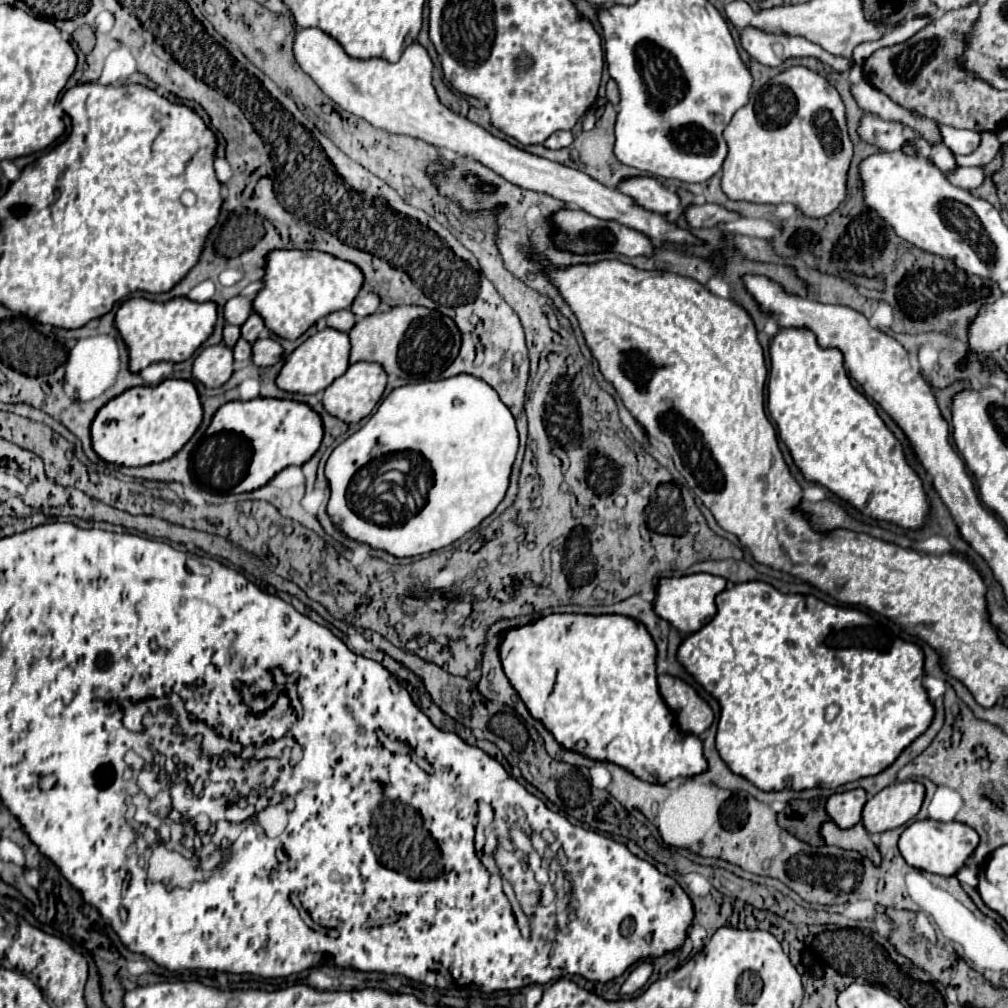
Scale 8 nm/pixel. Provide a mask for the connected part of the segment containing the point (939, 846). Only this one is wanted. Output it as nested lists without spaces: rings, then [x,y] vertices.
[[[918,820],[902,832],[902,836],[898,840],[898,848],[900,848],[902,858],[912,868],[940,874],[940,876],[954,876],[958,872],[958,868],[966,862],[966,858],[974,852],[974,848],[978,846],[978,840],[980,838],[978,838],[976,830],[972,830],[966,824]]]

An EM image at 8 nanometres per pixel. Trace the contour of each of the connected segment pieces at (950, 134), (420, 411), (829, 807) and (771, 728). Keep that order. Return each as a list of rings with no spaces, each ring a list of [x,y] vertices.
[[[940,124],[940,132],[944,138],[944,144],[954,154],[972,154],[982,142],[982,138],[976,130],[958,130],[958,128],[950,128],[950,126]]]
[[[458,374],[446,380],[436,380],[436,382],[418,382],[418,384],[406,384],[400,388],[394,388],[384,402],[378,406],[378,410],[370,416],[370,420],[352,436],[348,436],[340,446],[336,446],[326,462],[326,480],[330,484],[330,500],[326,506],[326,512],[332,520],[332,524],[348,538],[356,542],[364,542],[372,546],[374,550],[384,550],[396,558],[408,558],[408,556],[420,556],[438,548],[444,548],[458,538],[462,538],[466,532],[476,528],[486,516],[490,516],[496,506],[502,502],[506,488],[508,488],[508,478],[512,472],[512,464],[516,458],[518,450],[518,432],[514,424],[514,416],[510,410],[502,404],[498,398],[496,390],[488,386],[484,380],[474,378],[470,374]]]
[[[862,788],[836,792],[826,802],[826,812],[838,828],[850,828],[860,822],[860,812],[866,802],[866,792]]]
[[[704,572],[678,576],[678,578],[660,578],[658,588],[656,588],[654,612],[662,620],[666,620],[674,628],[678,628],[680,632],[690,634],[678,646],[676,656],[678,656],[678,662],[694,676],[694,680],[708,694],[712,694],[720,704],[720,722],[718,722],[718,734],[716,734],[716,748],[718,748],[722,760],[730,766],[732,772],[744,776],[748,782],[752,782],[760,790],[784,790],[784,788],[806,790],[806,788],[814,788],[814,786],[838,788],[846,782],[854,782],[858,778],[874,776],[874,774],[882,772],[888,764],[892,764],[898,758],[898,754],[914,738],[918,738],[930,726],[932,716],[934,716],[934,708],[928,700],[928,694],[926,694],[924,686],[922,686],[924,654],[922,654],[918,644],[906,642],[898,636],[882,632],[878,628],[876,620],[870,618],[866,612],[860,612],[856,608],[838,608],[838,606],[832,606],[832,604],[826,604],[826,602],[818,600],[816,596],[782,594],[766,582],[742,582],[742,584],[734,584],[726,590],[724,588],[726,588],[726,580],[722,576],[704,574]]]

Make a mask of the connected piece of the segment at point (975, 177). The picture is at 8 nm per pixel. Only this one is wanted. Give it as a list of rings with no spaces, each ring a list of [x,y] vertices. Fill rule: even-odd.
[[[956,166],[954,170],[946,172],[944,174],[946,180],[954,186],[960,186],[960,188],[966,188],[966,190],[972,190],[972,188],[978,188],[982,184],[982,178],[984,178],[984,170],[982,168],[964,168],[964,166]]]

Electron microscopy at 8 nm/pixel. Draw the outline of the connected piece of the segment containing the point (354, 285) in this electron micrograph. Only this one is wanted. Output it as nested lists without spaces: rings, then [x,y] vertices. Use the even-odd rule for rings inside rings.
[[[272,250],[264,258],[262,282],[264,288],[252,302],[254,312],[262,316],[270,332],[286,340],[296,340],[318,318],[350,308],[362,286],[362,272],[354,264],[318,250]]]

